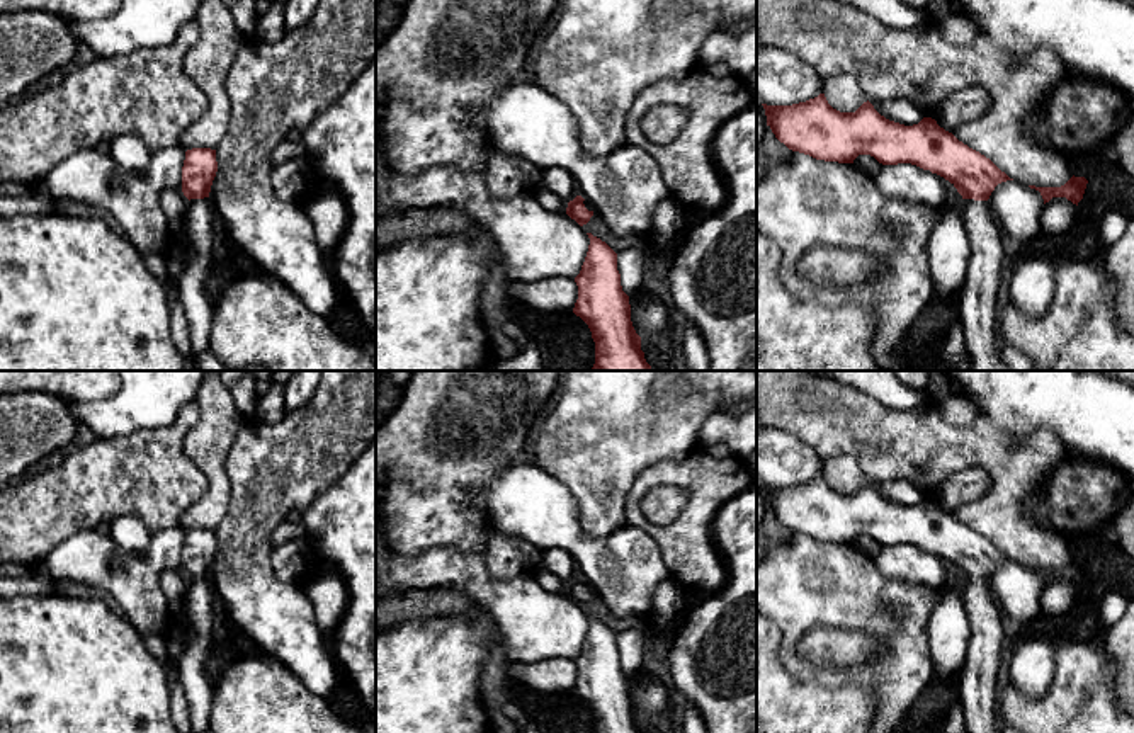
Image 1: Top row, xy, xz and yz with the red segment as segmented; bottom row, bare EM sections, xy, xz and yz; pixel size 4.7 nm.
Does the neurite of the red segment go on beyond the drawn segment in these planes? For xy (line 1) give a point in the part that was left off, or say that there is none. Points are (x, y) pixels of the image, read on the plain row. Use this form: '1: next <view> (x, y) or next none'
1: next xy (201, 606)

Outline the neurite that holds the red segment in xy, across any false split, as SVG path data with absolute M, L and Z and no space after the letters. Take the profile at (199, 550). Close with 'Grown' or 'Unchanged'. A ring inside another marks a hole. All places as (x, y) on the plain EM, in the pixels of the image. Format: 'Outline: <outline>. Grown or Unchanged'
Outline: M192 529L185 532L182 548L182 573L189 580L185 609L194 638L179 658L179 679L184 685L192 733L209 731L213 684L204 672L204 660L213 645L213 624L219 614L209 580L218 553L216 531Z. Grown

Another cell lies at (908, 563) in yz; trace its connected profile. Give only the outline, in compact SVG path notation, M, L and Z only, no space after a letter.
M911 544L882 546L874 561L886 578L933 590L947 587L959 575L944 558Z

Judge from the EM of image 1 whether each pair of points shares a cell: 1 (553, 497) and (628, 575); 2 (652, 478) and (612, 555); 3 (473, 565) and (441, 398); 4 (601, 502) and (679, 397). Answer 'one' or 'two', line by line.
1: one
2: two
3: two
4: one

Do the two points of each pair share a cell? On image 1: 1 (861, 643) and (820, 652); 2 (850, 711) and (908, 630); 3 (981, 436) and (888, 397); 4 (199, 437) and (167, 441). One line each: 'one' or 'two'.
1: one
2: two
3: two
4: two

